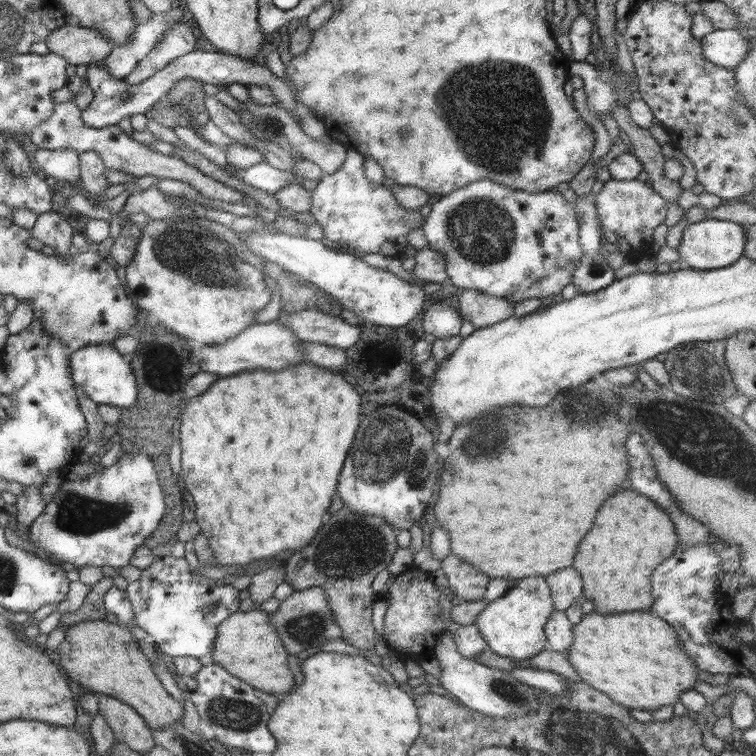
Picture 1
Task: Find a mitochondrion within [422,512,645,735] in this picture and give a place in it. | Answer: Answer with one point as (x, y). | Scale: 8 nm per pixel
(518, 697)

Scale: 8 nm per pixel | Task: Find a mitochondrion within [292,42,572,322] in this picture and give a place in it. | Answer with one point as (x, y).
(498, 155)

